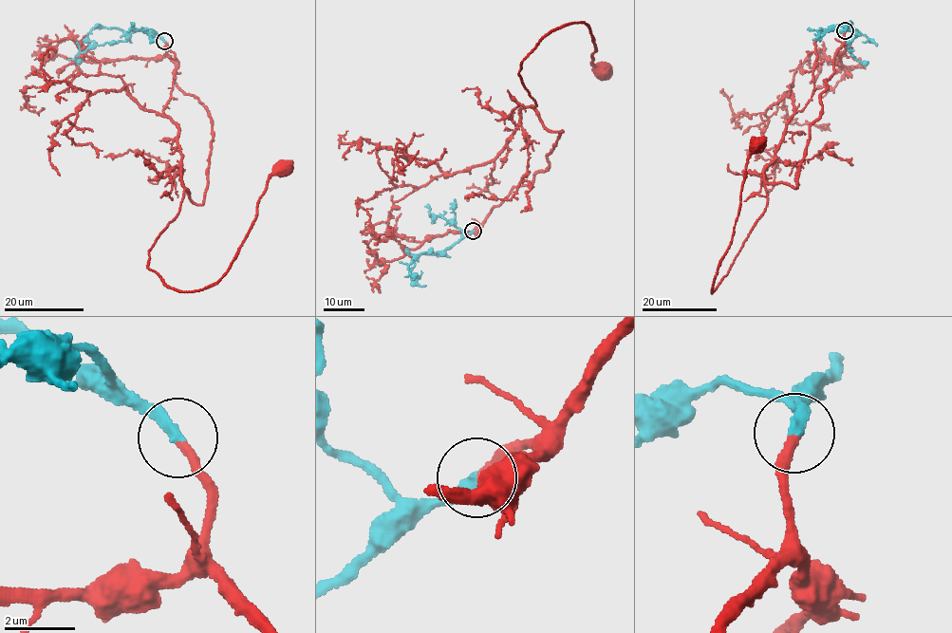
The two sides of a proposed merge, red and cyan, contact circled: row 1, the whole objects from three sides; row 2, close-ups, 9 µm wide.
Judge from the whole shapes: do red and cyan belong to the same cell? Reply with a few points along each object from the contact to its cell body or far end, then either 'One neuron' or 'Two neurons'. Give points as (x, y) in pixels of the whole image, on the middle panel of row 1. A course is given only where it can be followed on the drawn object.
Course of red: (473, 231), (550, 166), (563, 131), (543, 124), (518, 72), (539, 42), (583, 23), (602, 68). Course of cyan: (473, 231), (445, 248), (441, 255), (426, 251), (414, 257), (408, 272), (419, 276). One neuron

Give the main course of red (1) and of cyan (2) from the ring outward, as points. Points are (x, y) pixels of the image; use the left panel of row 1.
1: (164, 41), (214, 139), (203, 202), (185, 190), (147, 266), (181, 291), (211, 287), (282, 169)
2: (164, 41), (146, 29), (136, 29), (122, 42), (91, 46), (75, 57), (82, 62)

